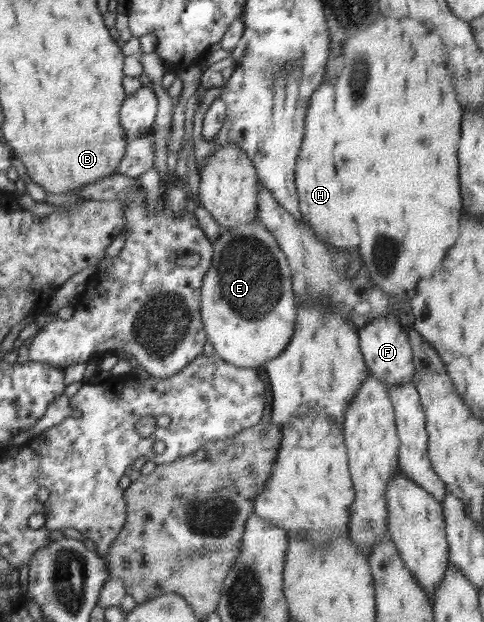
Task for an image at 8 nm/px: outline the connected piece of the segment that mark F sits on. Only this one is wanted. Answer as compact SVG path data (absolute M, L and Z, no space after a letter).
M388 313L380 319L372 319L358 331L359 348L369 374L376 375L386 388L392 385L412 382L415 366L413 364L413 351L409 344L409 335L400 325L395 313Z

